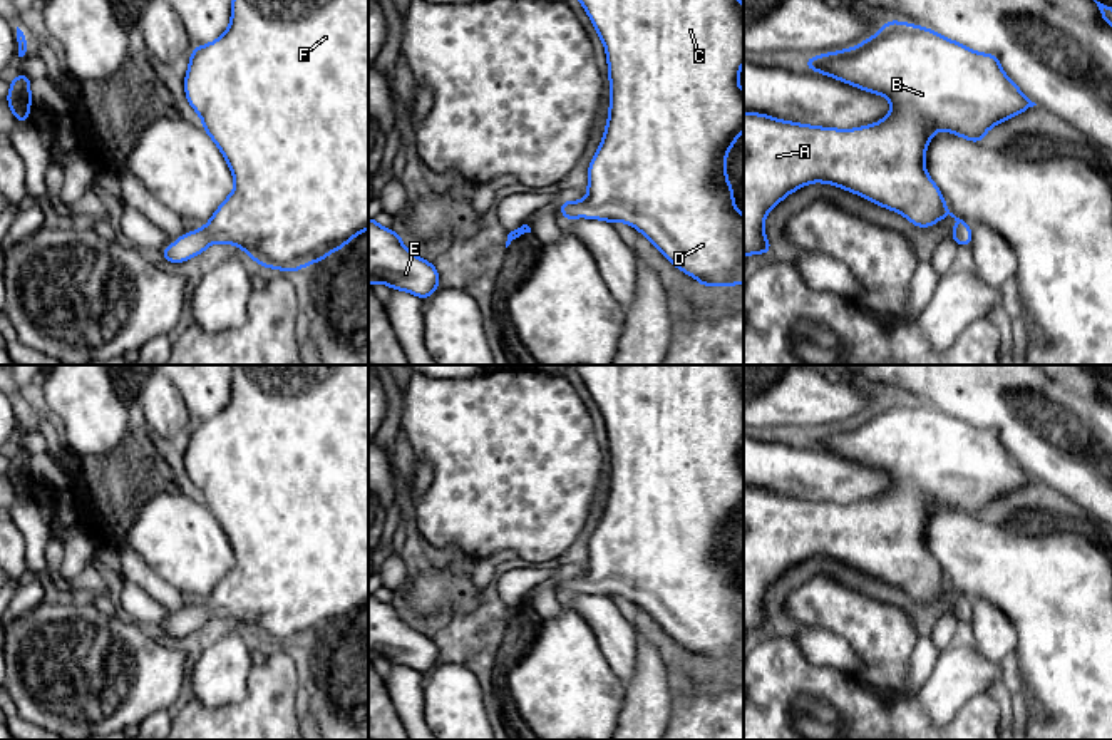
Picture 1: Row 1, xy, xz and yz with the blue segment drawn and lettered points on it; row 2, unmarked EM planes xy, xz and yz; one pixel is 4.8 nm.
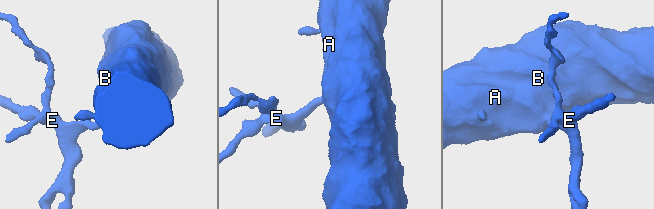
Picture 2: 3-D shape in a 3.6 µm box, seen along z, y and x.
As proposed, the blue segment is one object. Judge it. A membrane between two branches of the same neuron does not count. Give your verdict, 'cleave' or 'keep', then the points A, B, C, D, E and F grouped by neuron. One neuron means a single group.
keep | A B C D E F

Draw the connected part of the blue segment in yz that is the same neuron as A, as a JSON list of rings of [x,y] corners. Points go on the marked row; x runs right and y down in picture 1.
[[[889,20],[862,44],[809,57],[802,67],[891,100],[889,114],[871,126],[841,131],[744,112],[744,258],[770,254],[764,234],[769,211],[787,194],[811,182],[834,184],[929,228],[946,214],[956,224],[951,238],[971,246],[971,226],[956,218],[929,179],[926,147],[936,131],[983,142],[988,129],[1037,105],[1003,72],[995,54],[980,54],[929,28]]]

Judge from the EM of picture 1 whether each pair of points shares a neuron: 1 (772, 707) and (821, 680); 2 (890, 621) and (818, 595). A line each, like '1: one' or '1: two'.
1: one
2: one

